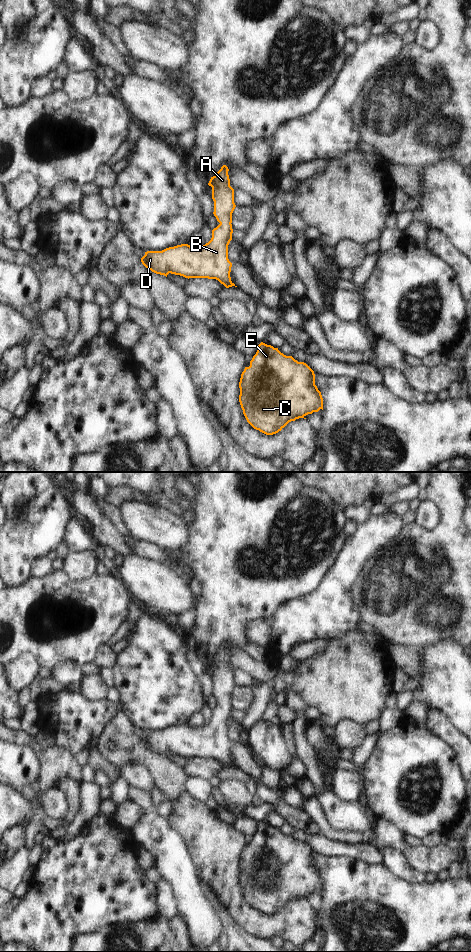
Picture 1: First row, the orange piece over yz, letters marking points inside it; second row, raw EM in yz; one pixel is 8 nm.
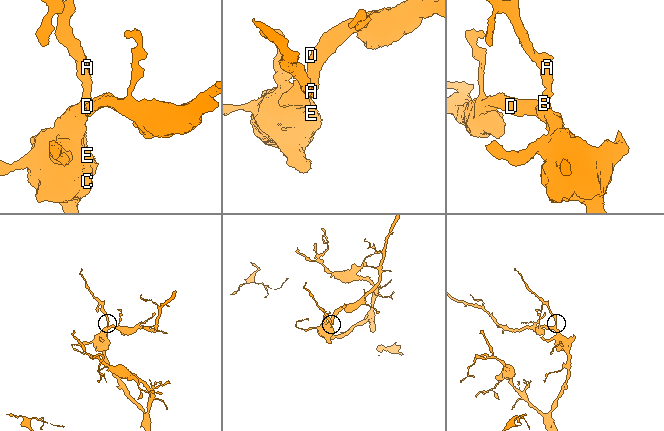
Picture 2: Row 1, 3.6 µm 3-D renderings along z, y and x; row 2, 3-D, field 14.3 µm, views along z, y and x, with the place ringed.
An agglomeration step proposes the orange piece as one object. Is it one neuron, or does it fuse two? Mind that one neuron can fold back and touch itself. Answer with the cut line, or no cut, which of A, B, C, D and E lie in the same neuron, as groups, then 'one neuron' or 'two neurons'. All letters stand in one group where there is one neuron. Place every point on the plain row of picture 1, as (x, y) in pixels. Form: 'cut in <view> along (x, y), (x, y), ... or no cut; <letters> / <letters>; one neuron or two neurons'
no cut; A B C D E; one neuron

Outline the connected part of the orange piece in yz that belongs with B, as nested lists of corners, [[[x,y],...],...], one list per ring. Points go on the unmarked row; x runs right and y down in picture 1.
[[[223,645],[215,656],[211,657],[208,665],[212,667],[214,681],[214,696],[220,703],[212,710],[211,720],[201,727],[181,724],[166,728],[162,731],[147,731],[141,738],[142,744],[152,752],[167,757],[169,753],[185,758],[216,759],[226,768],[235,766],[230,757],[232,743],[228,739],[228,725],[232,720],[232,693],[236,687],[234,683],[234,669],[230,666],[228,647]]]

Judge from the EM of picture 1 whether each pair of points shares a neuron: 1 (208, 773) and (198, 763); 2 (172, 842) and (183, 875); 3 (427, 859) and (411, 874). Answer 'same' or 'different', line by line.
1: same
2: same
3: different

